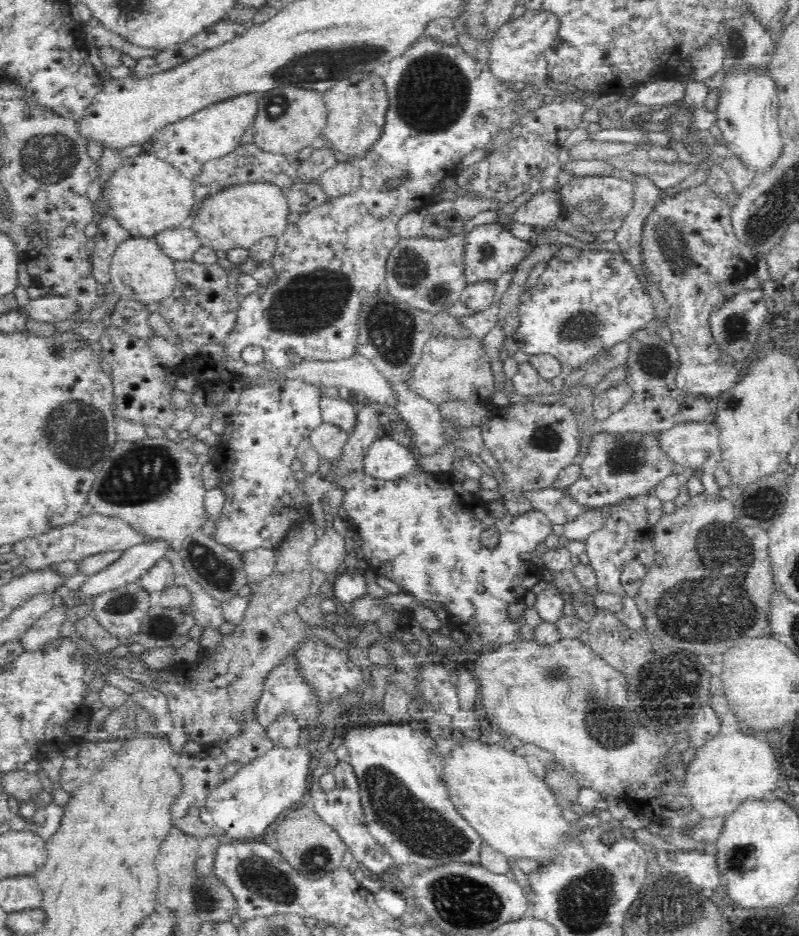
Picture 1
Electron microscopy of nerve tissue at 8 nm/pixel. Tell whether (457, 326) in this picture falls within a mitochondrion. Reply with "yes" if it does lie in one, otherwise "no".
no

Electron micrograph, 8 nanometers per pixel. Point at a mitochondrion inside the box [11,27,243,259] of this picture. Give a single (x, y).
(50, 156)

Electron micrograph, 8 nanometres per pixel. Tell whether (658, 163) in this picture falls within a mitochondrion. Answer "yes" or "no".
no

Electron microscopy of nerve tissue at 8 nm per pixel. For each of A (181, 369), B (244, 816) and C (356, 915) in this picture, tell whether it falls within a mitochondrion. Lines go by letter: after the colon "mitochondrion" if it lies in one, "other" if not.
A: other
B: other
C: other

